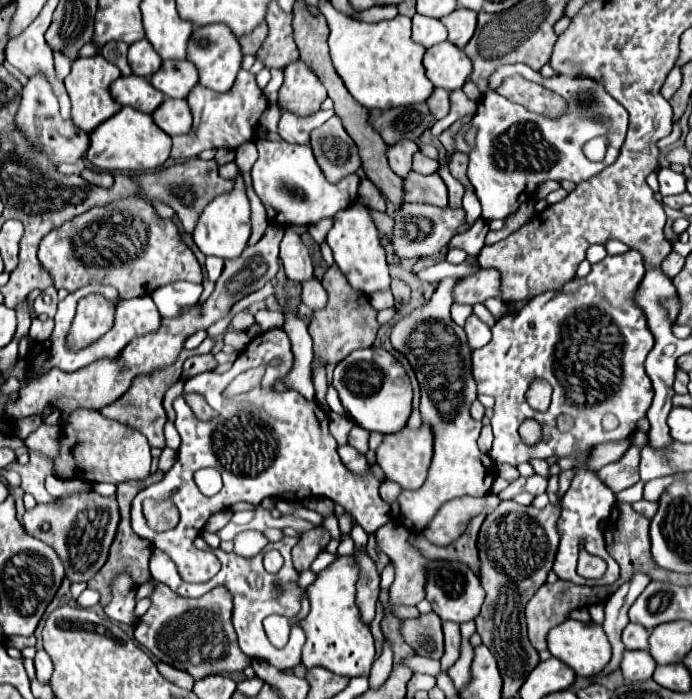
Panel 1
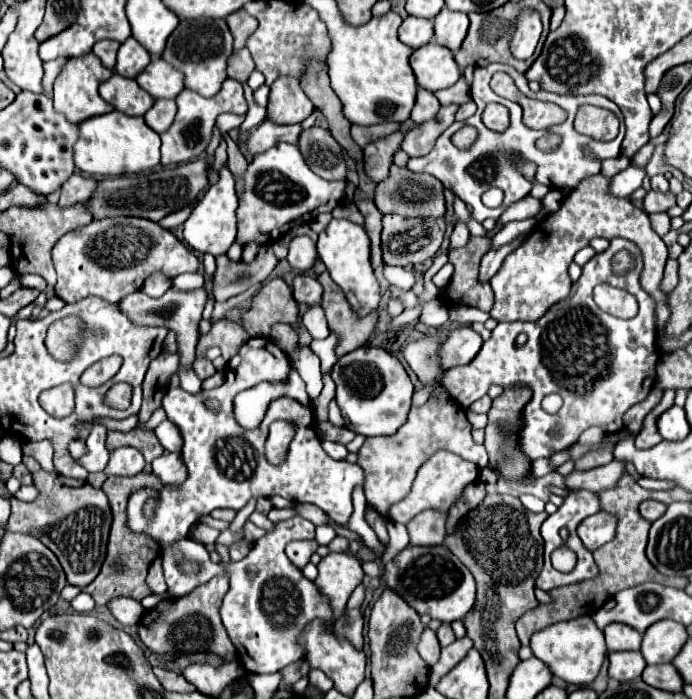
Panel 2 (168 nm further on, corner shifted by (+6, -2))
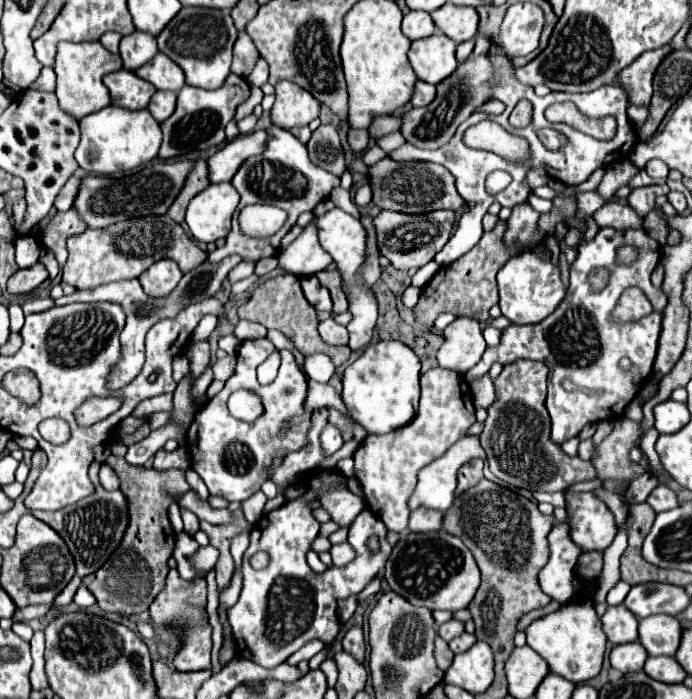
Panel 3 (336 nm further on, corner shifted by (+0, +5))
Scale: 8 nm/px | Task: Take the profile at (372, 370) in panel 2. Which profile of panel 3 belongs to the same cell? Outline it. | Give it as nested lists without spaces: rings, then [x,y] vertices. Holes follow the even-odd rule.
[[[397,340],[369,344],[363,354],[343,374],[343,402],[355,422],[363,424],[369,434],[397,430],[411,422],[419,402],[419,358]]]

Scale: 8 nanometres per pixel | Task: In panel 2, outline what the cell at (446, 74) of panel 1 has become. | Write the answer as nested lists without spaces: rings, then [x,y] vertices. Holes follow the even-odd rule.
[[[427,43],[411,55],[411,67],[419,87],[427,91],[447,89],[457,83],[461,71],[453,59],[453,53],[437,43]]]

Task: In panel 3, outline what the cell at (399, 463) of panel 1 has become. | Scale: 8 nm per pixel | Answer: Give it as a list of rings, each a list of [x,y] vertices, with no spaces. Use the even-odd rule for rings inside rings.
[[[431,368],[421,376],[421,402],[419,402],[419,410],[415,414],[415,418],[405,424],[403,428],[397,428],[389,434],[369,434],[361,446],[357,448],[357,452],[353,454],[355,460],[355,478],[359,480],[361,488],[363,488],[363,496],[367,498],[367,506],[369,510],[387,526],[387,530],[393,532],[401,532],[407,528],[407,520],[409,520],[409,506],[407,500],[415,490],[417,484],[417,472],[427,466],[429,462],[433,462],[435,458],[443,456],[449,446],[453,446],[459,438],[463,438],[467,434],[467,428],[475,422],[475,406],[471,400],[471,390],[469,384],[453,370],[445,370],[445,368]]]

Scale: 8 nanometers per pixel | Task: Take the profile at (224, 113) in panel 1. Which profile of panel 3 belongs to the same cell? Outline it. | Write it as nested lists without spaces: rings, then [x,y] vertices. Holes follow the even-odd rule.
[[[229,74],[225,84],[217,90],[203,90],[193,86],[183,86],[177,96],[177,108],[175,112],[161,122],[163,130],[163,144],[159,148],[159,158],[167,160],[179,154],[195,152],[195,150],[207,150],[211,146],[217,146],[225,140],[225,126],[233,120],[235,110],[241,102],[249,98],[249,84],[245,78]]]

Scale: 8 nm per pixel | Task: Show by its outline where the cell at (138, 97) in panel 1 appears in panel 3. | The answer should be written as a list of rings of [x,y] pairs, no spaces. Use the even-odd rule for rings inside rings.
[[[127,70],[107,74],[105,86],[111,92],[111,106],[119,106],[127,110],[147,108],[151,96],[155,94],[155,86],[151,82],[145,82],[135,72],[127,72]]]

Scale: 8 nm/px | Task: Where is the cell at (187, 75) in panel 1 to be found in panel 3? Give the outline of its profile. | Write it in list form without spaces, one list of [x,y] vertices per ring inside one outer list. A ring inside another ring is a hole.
[[[157,52],[155,58],[151,58],[151,62],[137,68],[135,74],[139,78],[151,82],[157,90],[179,92],[185,84],[183,70],[179,66],[175,66],[175,62],[171,58],[167,58],[165,54],[161,54],[161,52]]]

